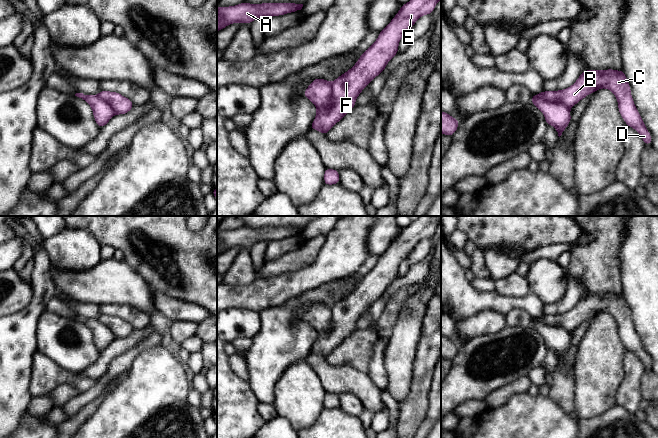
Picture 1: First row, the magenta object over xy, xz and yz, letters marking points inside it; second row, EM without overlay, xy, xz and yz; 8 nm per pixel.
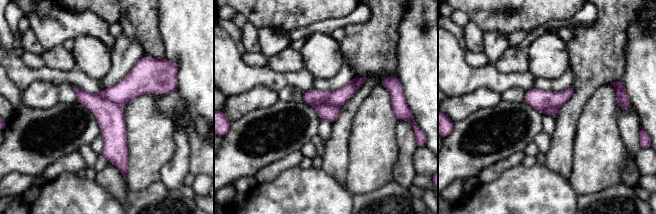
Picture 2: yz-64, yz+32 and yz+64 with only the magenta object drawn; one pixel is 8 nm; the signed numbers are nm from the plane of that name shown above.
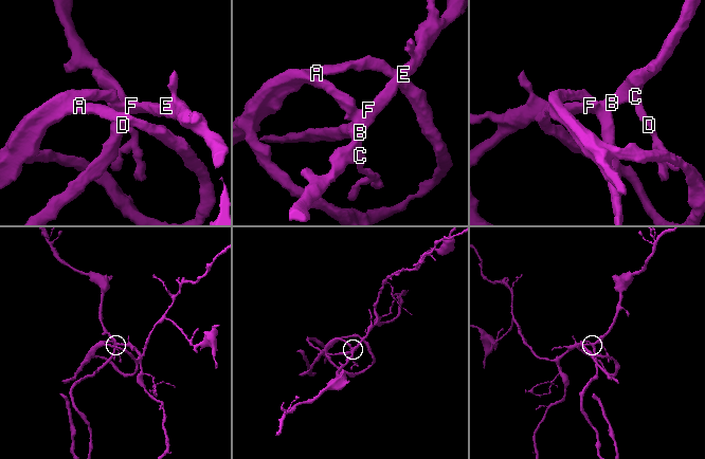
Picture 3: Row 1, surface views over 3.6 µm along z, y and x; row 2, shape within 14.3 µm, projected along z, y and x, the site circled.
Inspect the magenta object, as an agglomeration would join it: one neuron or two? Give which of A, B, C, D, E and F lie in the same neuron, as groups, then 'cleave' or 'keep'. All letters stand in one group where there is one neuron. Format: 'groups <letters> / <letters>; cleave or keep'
groups A / B C D E F; cleave

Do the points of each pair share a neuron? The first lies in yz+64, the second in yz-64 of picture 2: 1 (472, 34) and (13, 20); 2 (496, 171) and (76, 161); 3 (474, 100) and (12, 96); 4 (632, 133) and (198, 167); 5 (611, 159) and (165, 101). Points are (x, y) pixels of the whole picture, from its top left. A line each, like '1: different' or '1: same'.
1: different
2: same
3: different
4: different
5: different

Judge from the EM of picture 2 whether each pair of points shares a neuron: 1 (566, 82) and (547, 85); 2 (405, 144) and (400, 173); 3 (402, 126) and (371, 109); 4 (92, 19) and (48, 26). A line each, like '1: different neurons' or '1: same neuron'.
1: same neuron
2: same neuron
3: different neurons
4: same neuron

